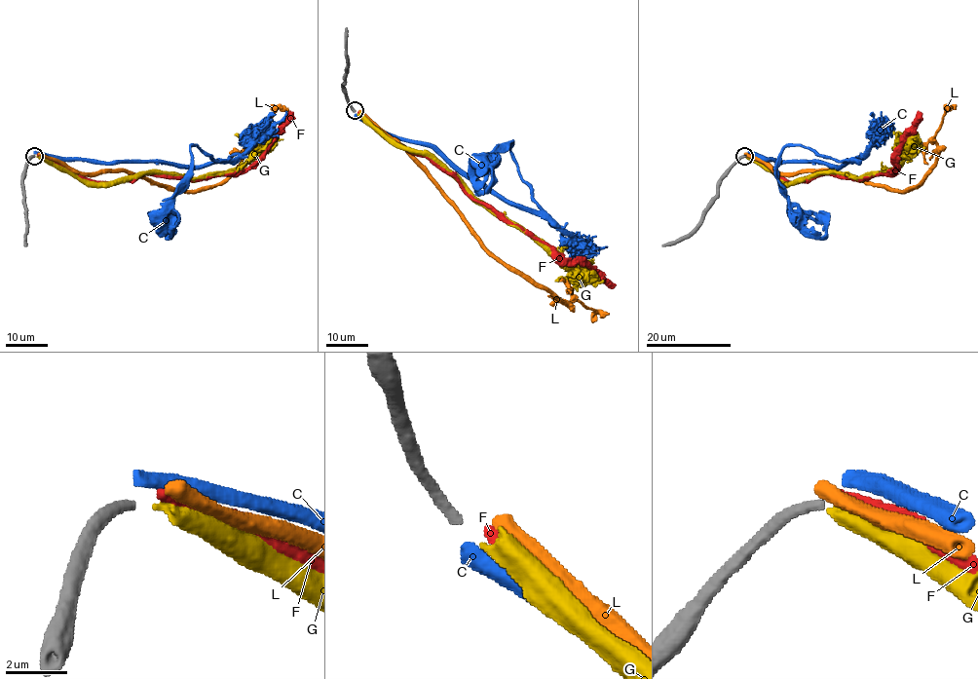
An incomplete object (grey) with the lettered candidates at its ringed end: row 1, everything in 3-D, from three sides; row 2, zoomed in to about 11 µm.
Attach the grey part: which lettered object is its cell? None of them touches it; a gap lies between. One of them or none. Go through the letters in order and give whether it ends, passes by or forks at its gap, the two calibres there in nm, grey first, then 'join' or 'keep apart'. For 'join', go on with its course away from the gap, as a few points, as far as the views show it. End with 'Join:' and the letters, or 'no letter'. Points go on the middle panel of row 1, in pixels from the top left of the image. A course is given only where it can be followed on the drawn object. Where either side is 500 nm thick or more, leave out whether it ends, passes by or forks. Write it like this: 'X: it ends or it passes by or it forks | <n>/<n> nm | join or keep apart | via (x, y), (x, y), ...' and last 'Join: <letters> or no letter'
C: it ends | 360/480 nm | keep apart
F: it ends | 360/340 nm | keep apart
G: it ends | 360/400 nm | keep apart
L: it ends | 360/480 nm | keep apart
Join: no letter

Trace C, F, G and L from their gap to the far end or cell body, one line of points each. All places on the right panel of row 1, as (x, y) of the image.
C: (748, 154), (775, 162), (839, 167), (845, 161), (818, 156), (799, 145), (783, 149), (776, 180), (794, 218)
F: (746, 155), (767, 163), (786, 182), (830, 174), (858, 181), (886, 174), (895, 167), (895, 156), (921, 112)
G: (748, 156), (782, 183), (801, 182), (821, 173), (862, 177), (888, 172), (916, 141), (914, 138)
L: (745, 155), (781, 172), (836, 171), (905, 190), (919, 184), (935, 164), (935, 133), (948, 110)

